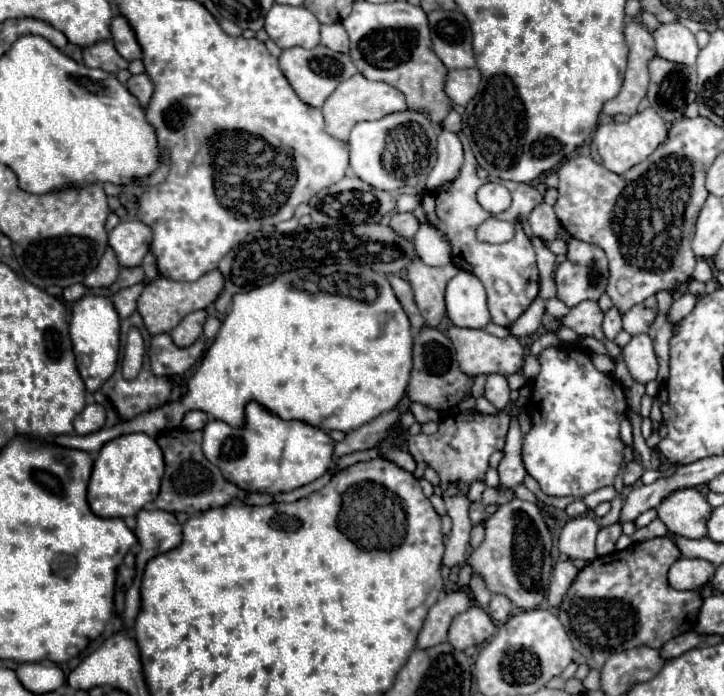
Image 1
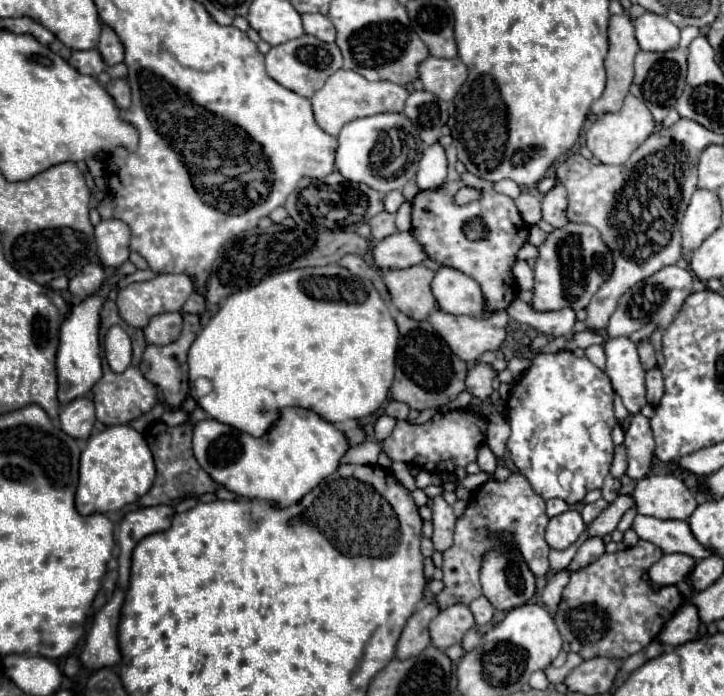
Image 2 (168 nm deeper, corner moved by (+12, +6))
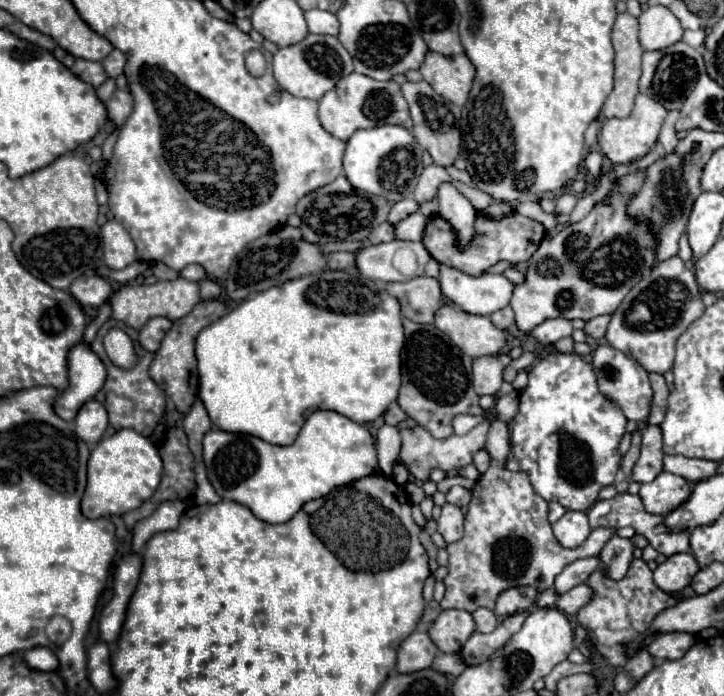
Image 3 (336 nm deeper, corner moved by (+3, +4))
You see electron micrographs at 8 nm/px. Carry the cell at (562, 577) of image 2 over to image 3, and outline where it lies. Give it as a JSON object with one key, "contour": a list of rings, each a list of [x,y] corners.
{"contour":[[[579,584],[575,588],[571,588],[569,592],[561,594],[559,600],[557,600],[557,608],[565,614],[577,614],[587,602],[589,602],[589,596],[593,592],[589,592],[589,586],[587,584]]]}

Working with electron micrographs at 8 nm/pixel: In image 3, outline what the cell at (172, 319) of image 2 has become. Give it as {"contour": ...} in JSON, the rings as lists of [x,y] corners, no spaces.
{"contour":[[[153,318],[139,330],[139,342],[145,350],[155,352],[163,340],[163,336],[171,330],[173,322],[169,318]]]}

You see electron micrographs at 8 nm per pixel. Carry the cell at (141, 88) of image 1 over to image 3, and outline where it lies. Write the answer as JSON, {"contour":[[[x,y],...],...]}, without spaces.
{"contour":[[[115,90],[113,98],[107,102],[107,112],[109,118],[121,126],[133,112],[133,94],[129,90]]]}

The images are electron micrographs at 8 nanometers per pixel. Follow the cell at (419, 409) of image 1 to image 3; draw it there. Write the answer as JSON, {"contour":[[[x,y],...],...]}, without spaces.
{"contour":[[[393,402],[393,404],[387,408],[387,412],[385,412],[385,422],[391,424],[391,426],[397,426],[399,422],[405,422],[405,420],[409,420],[409,416],[399,408],[399,404]]]}

